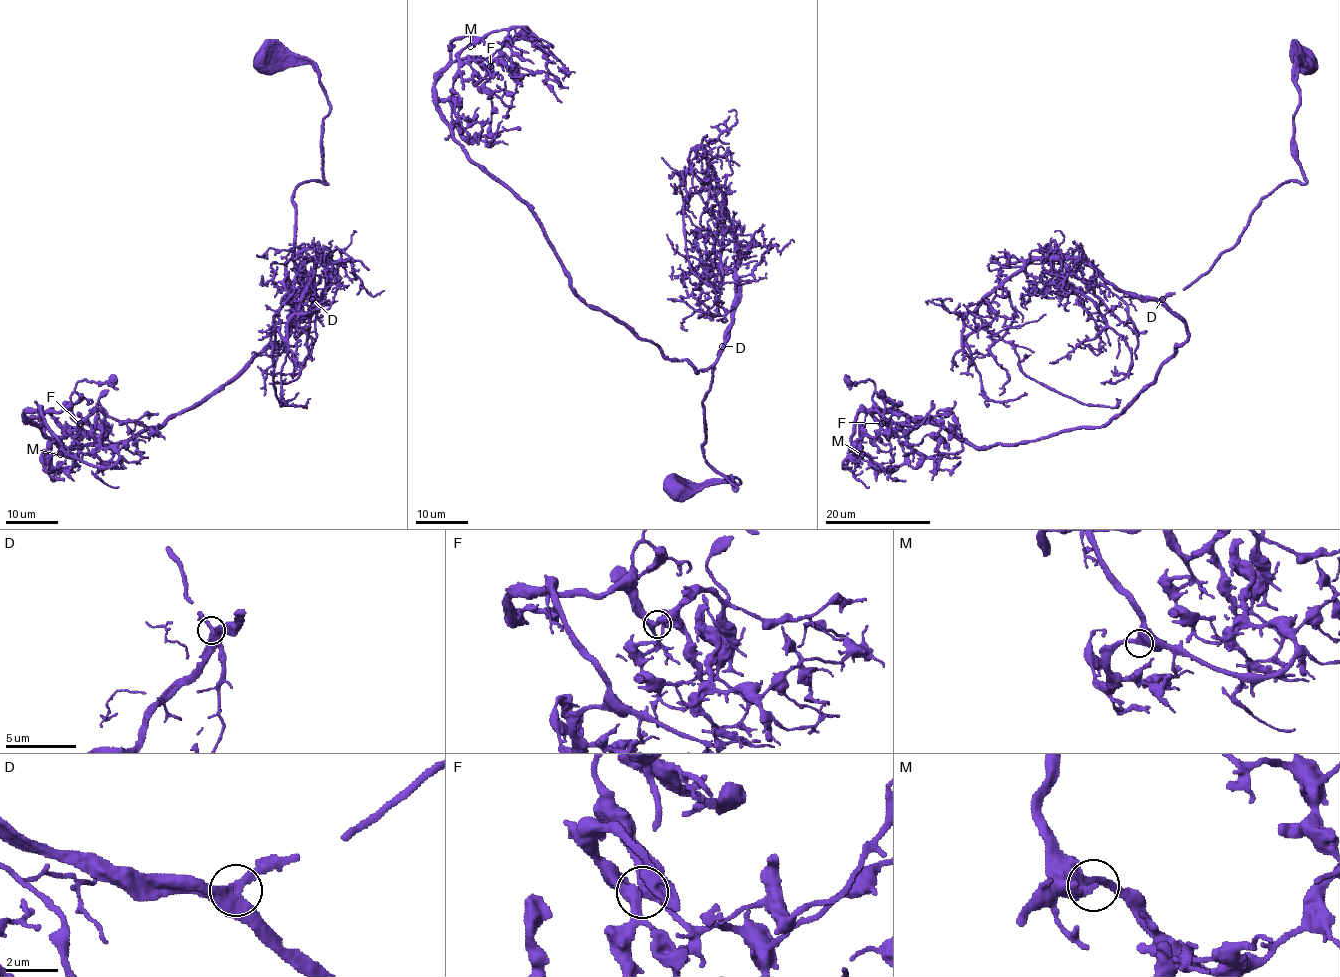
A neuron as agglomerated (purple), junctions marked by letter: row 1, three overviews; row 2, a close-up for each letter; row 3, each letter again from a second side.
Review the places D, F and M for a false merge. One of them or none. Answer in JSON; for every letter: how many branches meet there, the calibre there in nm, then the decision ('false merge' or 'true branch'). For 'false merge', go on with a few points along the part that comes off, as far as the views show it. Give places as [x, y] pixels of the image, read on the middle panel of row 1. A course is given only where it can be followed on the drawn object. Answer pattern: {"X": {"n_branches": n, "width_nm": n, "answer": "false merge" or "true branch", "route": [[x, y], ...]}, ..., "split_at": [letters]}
{"D": {"n_branches": 3, "width_nm": 340, "answer": "true branch"}, "F": {"n_branches": 3, "width_nm": 360, "answer": "true branch"}, "M": {"n_branches": 3, "width_nm": 280, "answer": "true branch"}, "split_at": []}

